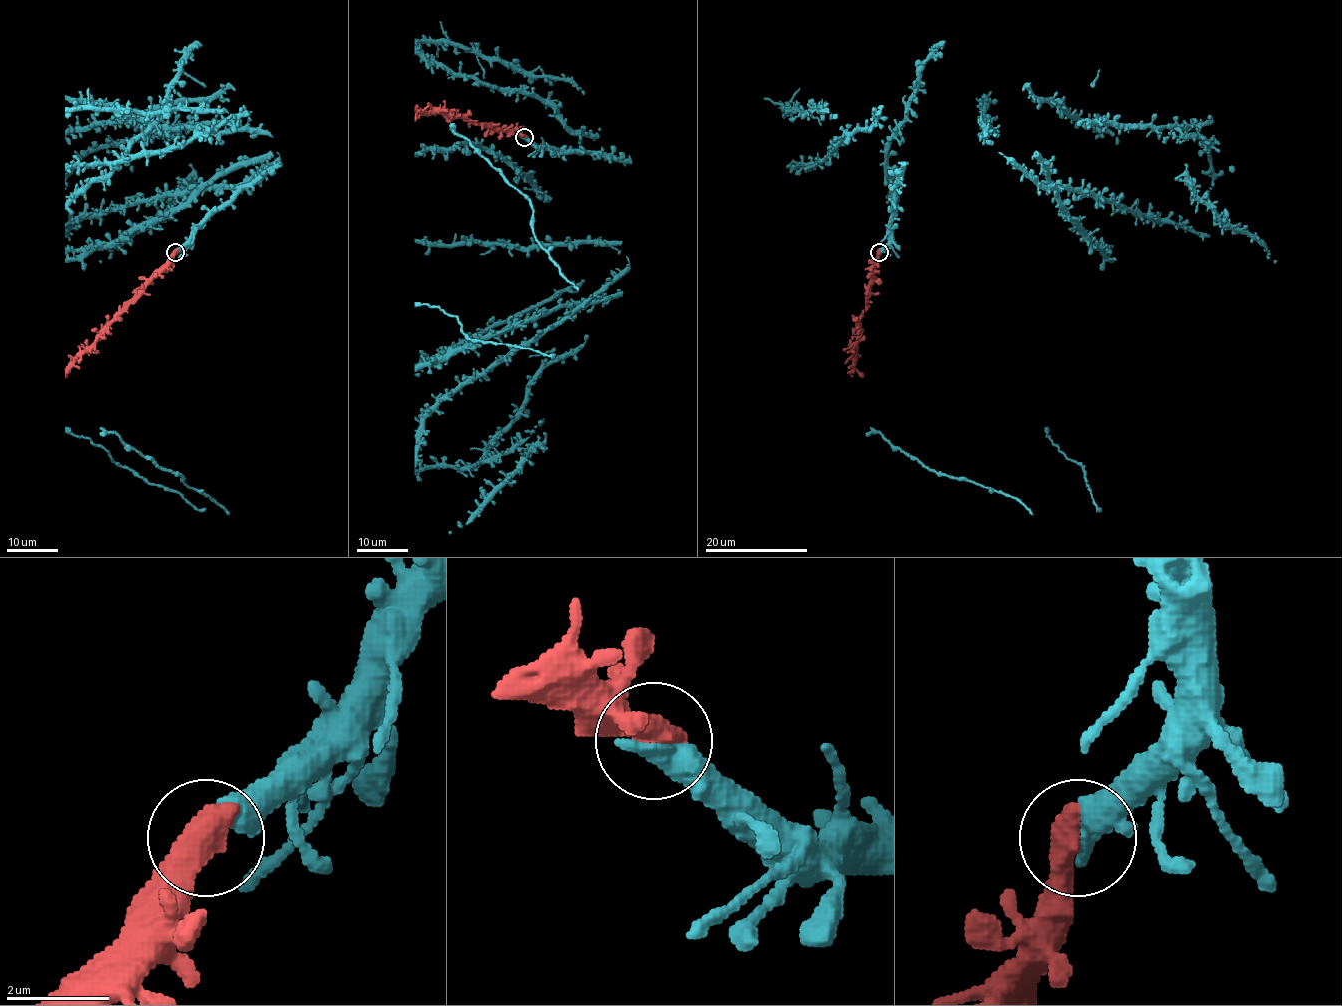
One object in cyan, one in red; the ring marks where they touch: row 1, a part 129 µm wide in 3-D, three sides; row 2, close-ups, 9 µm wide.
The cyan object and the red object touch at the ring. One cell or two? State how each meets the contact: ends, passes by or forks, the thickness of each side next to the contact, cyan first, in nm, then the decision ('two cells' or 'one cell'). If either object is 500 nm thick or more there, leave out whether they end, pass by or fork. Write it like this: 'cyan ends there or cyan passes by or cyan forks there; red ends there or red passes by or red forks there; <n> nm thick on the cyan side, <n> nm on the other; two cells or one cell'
550 nm thick on the cyan side, 700 nm on the other; one cell

